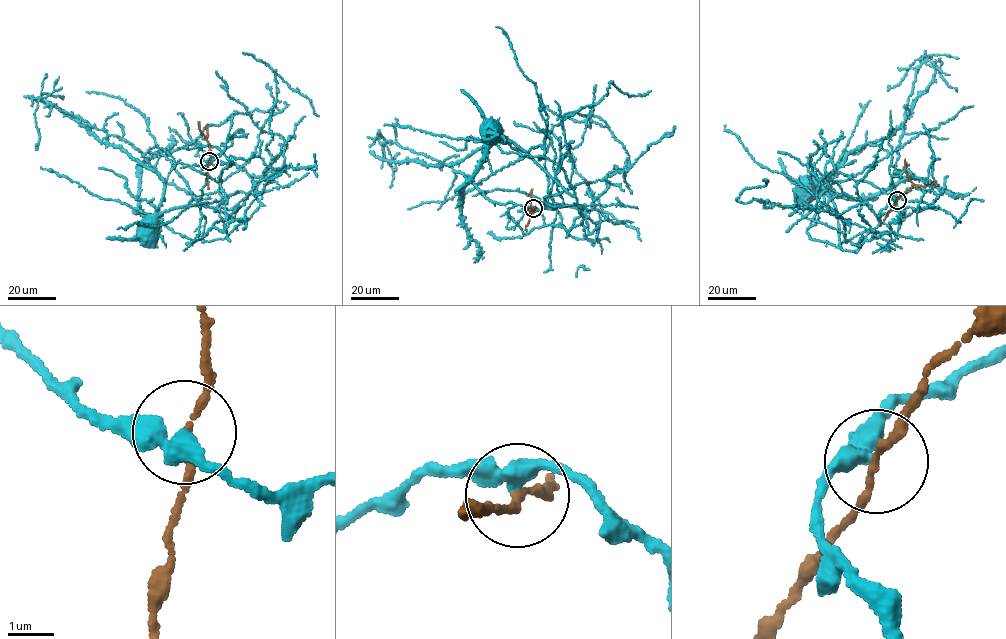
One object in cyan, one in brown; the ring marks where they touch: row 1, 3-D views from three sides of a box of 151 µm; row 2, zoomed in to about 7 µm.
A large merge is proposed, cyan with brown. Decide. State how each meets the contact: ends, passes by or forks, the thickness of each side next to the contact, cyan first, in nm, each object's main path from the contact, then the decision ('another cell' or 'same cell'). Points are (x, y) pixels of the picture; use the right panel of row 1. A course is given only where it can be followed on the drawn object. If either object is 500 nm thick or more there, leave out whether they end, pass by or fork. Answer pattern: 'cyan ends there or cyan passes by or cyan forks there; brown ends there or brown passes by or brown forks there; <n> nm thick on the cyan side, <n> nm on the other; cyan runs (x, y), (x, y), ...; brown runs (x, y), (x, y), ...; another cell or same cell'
cyan passes by; brown passes by; 360 nm thick on the cyan side, 140 nm on the other; cyan runs (896, 200), (905, 216), (896, 238), (875, 232), (866, 239), (891, 194), (903, 123), (822, 178), (804, 182); brown runs (897, 200), (912, 185), (905, 168), (905, 159); another cell

